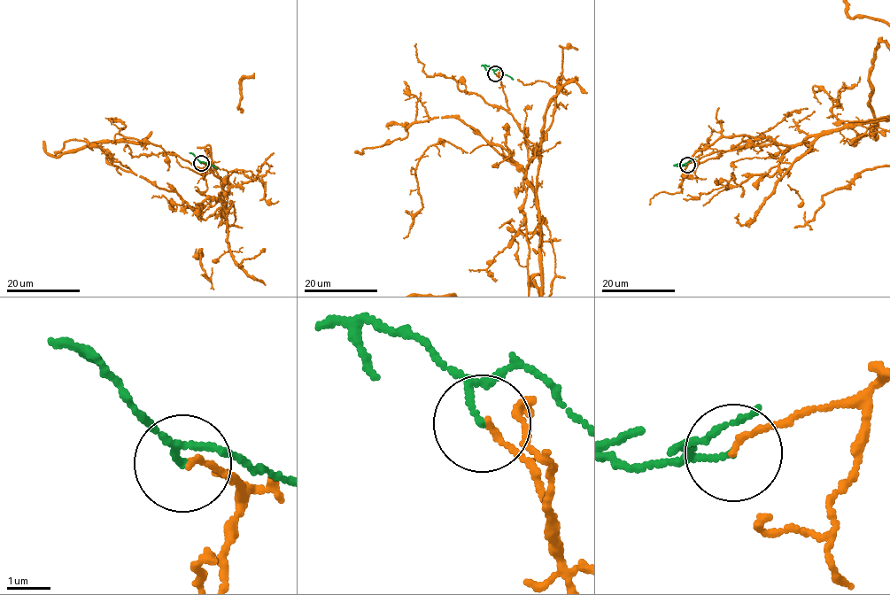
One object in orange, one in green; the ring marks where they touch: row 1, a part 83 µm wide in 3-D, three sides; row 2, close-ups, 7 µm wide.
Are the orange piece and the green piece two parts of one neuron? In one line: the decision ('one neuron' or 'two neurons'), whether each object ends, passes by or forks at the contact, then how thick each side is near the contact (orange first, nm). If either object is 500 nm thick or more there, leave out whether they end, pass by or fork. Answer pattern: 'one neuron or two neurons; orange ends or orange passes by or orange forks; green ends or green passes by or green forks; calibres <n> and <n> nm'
one neuron; orange ends; green passes by; calibres 130 and 90 nm

